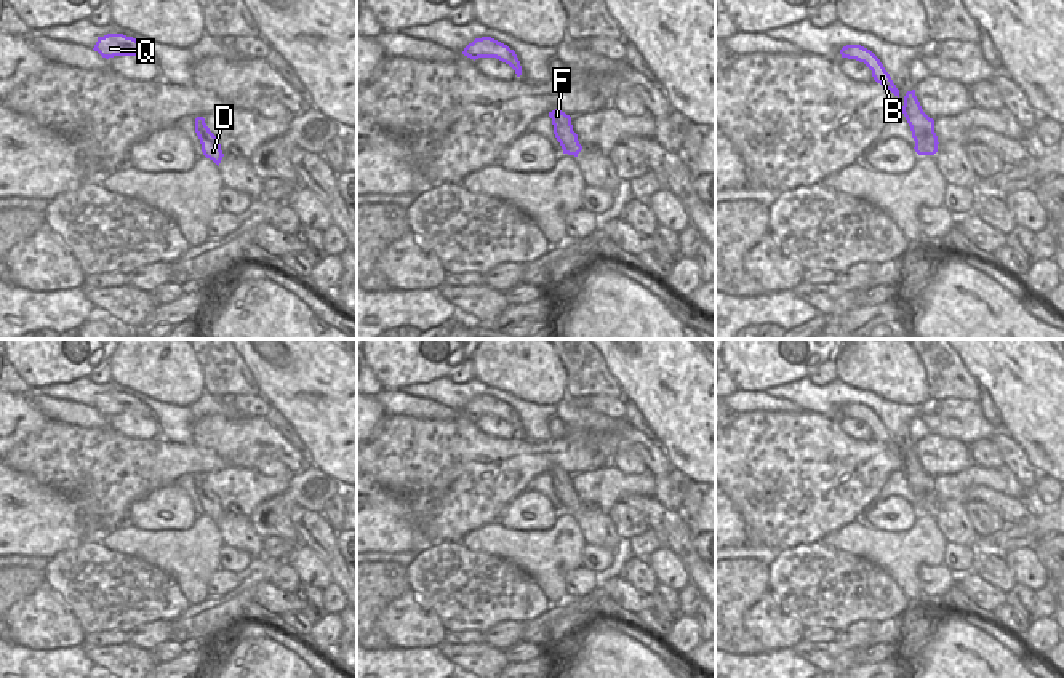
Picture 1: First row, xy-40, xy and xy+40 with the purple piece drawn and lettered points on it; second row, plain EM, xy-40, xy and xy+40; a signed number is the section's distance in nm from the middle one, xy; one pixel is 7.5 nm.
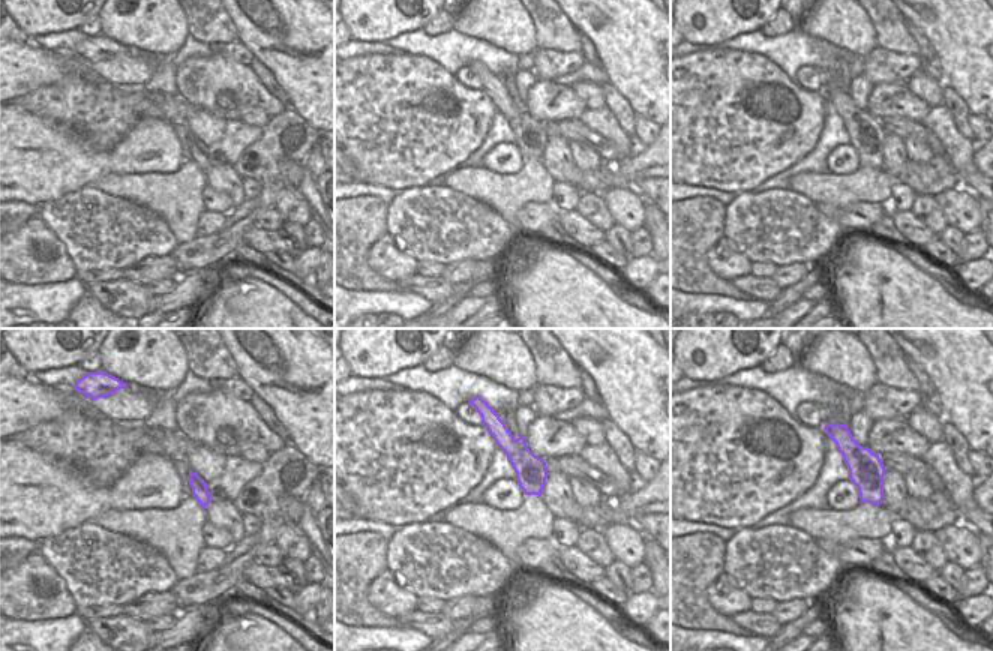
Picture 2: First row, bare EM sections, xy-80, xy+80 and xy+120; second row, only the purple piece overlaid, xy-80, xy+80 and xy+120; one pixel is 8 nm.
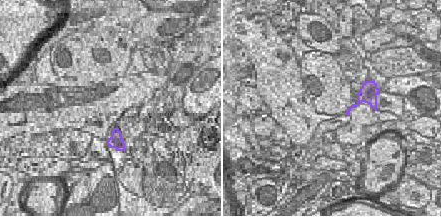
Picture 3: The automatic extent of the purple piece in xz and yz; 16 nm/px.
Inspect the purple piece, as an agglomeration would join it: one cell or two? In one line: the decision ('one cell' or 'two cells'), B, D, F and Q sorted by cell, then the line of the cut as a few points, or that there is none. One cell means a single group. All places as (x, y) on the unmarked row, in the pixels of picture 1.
two cells; groups B F Q / D; cut xy-40 (200, 490), (204, 488), (210, 498), (218, 501)

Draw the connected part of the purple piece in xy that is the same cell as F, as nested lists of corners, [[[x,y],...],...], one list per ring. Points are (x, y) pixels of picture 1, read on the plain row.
[[[555,467],[549,470],[549,475],[552,477],[554,483],[554,493],[557,497],[573,499],[574,502],[579,502],[578,493],[573,489],[571,475],[562,470],[560,467]]]

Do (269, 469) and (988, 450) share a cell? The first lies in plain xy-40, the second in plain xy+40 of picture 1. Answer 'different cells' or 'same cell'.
same cell

